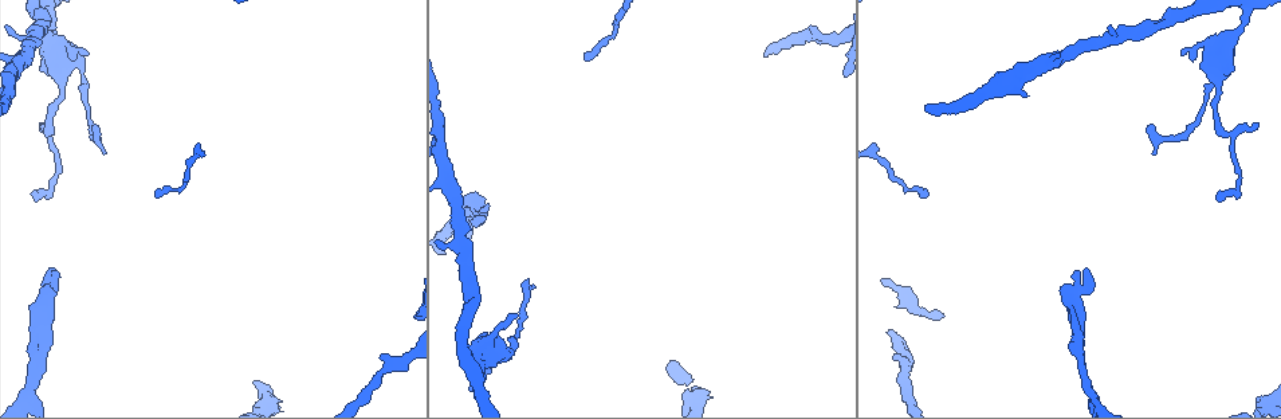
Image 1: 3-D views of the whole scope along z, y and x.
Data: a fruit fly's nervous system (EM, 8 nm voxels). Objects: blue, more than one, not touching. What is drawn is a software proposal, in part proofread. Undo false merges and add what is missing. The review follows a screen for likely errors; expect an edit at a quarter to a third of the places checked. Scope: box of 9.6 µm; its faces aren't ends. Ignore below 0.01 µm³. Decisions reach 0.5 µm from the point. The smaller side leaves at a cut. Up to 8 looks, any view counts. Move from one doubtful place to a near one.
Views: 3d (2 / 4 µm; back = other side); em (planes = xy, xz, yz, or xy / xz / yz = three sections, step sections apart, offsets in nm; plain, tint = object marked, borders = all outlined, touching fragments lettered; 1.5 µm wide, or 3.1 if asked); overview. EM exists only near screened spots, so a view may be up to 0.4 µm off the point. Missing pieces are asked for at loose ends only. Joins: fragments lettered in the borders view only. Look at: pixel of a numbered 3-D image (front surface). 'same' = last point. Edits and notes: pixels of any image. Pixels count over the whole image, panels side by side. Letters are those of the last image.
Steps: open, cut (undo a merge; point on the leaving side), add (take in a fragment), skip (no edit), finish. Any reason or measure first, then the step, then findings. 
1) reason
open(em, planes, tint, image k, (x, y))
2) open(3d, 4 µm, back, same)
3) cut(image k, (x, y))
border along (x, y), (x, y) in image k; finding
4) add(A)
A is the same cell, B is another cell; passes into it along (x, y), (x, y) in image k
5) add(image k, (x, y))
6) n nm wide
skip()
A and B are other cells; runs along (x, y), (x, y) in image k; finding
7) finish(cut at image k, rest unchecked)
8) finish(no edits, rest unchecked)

thin end
open(3d, 4 µm, image 1, (1257, 124))

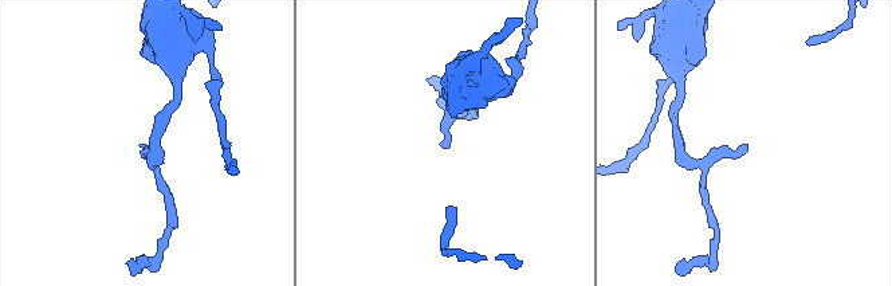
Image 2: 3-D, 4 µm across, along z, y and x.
open(em, planes, tint, image 2, (747, 144))

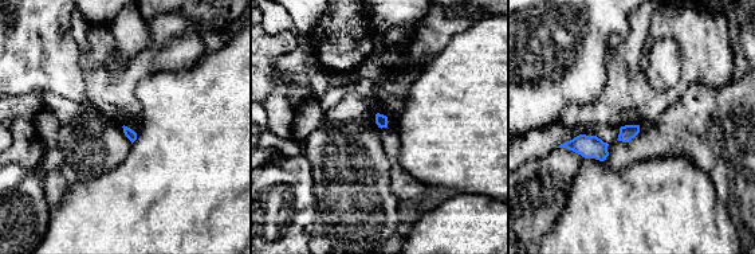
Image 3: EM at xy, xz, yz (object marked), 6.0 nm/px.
what lies round it
open(em, planes, borders, same)

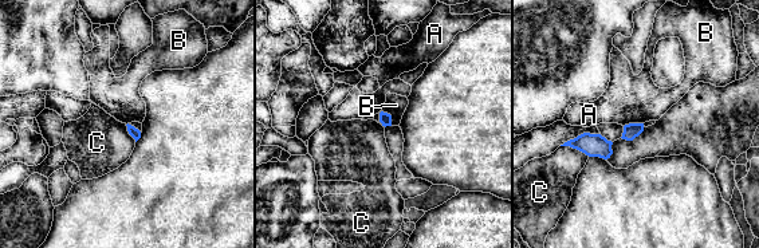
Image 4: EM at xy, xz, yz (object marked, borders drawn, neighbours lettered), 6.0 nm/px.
skip()
A, B and C are other cells; border along (561, 145), (569, 145), (589, 156) in image 4; none of them fits

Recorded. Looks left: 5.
tapers out
open(3d, 4 µm, back, image 1, (88, 51))

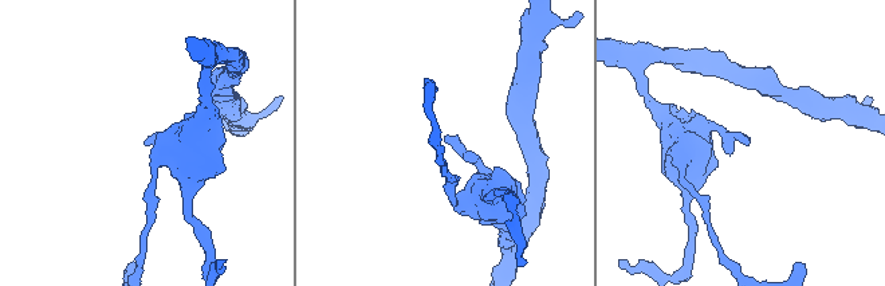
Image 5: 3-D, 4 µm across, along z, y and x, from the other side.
open(em, planes, borders, image 5, (446, 137))

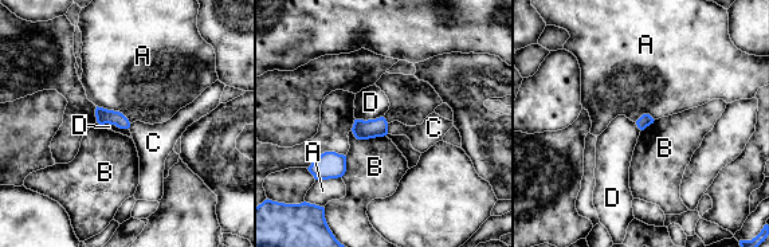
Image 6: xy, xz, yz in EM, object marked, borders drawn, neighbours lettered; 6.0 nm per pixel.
skip()
A, B, C and D are other cells; border along (97, 105), (118, 110), (130, 122) in image 6; none of them fits

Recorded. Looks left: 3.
branch stops here
open(em, planes, tint, image 1, (36, 201))

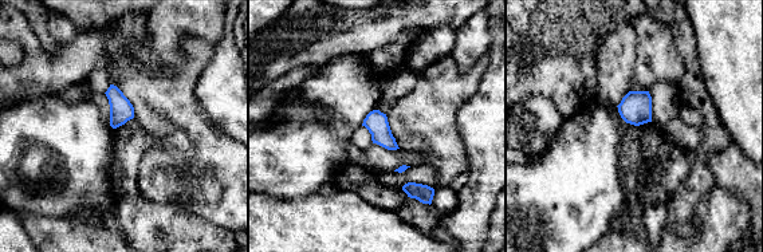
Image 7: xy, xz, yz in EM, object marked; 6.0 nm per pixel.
see the neighbours
open(em, planes, borders, same)

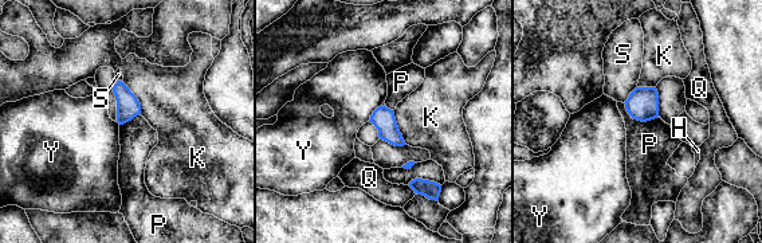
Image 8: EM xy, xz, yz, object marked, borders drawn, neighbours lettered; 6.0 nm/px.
skip()
H, K, P, Q, S and Y are other cells; border along (624, 102), (633, 118), (659, 117) in image 8; none of them fits

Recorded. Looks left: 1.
finish(no edits, rest unchecked)

